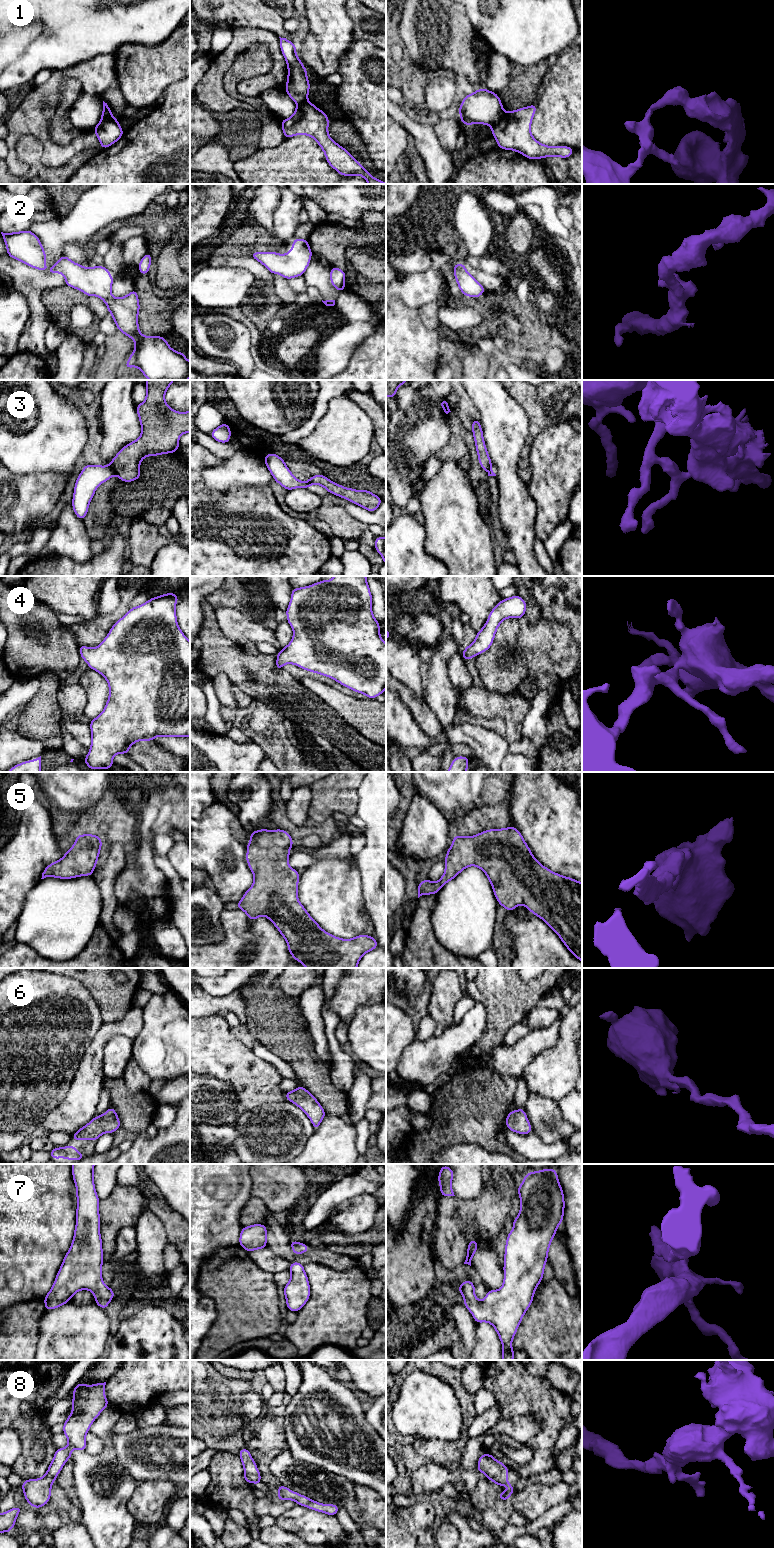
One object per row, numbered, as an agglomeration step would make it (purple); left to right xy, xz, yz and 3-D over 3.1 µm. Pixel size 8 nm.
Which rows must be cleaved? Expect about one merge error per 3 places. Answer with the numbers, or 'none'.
1, 3

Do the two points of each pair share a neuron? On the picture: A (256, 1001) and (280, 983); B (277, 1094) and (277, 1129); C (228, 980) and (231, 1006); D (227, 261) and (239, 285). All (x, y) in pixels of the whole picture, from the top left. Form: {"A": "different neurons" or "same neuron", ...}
{"A": "different neurons", "B": "different neurons", "C": "different neurons", "D": "different neurons"}

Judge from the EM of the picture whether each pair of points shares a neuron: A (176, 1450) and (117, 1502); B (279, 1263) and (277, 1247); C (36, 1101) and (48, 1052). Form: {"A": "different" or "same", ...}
{"A": "different", "B": "different", "C": "same"}

